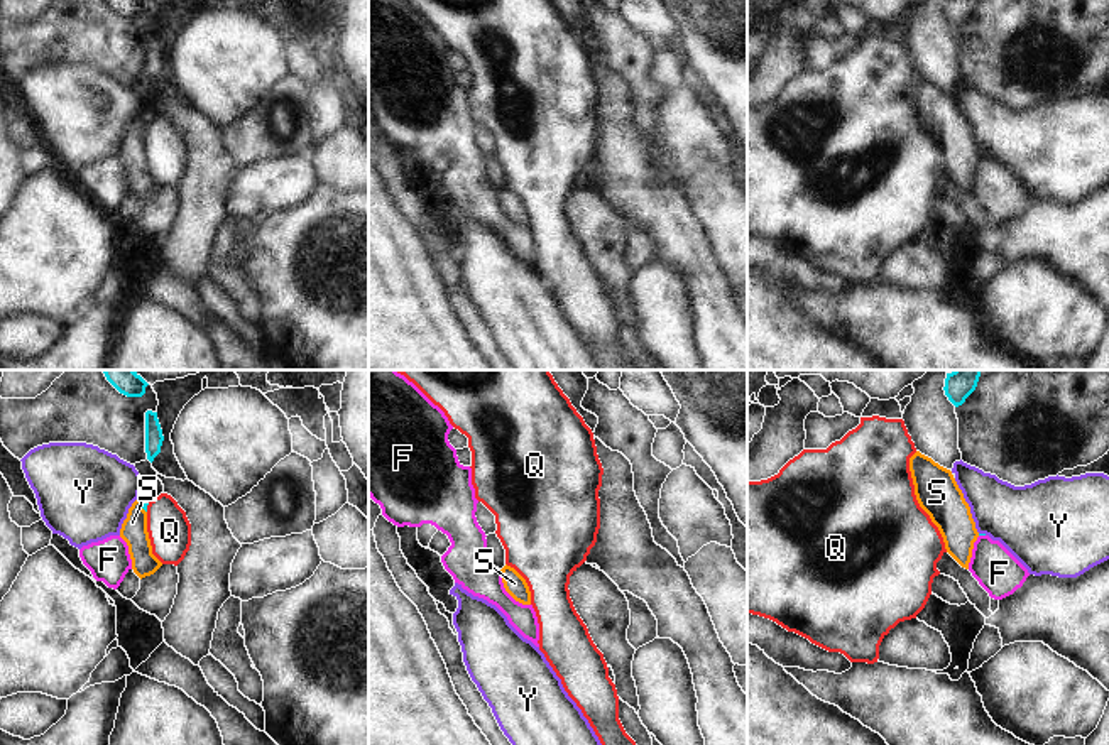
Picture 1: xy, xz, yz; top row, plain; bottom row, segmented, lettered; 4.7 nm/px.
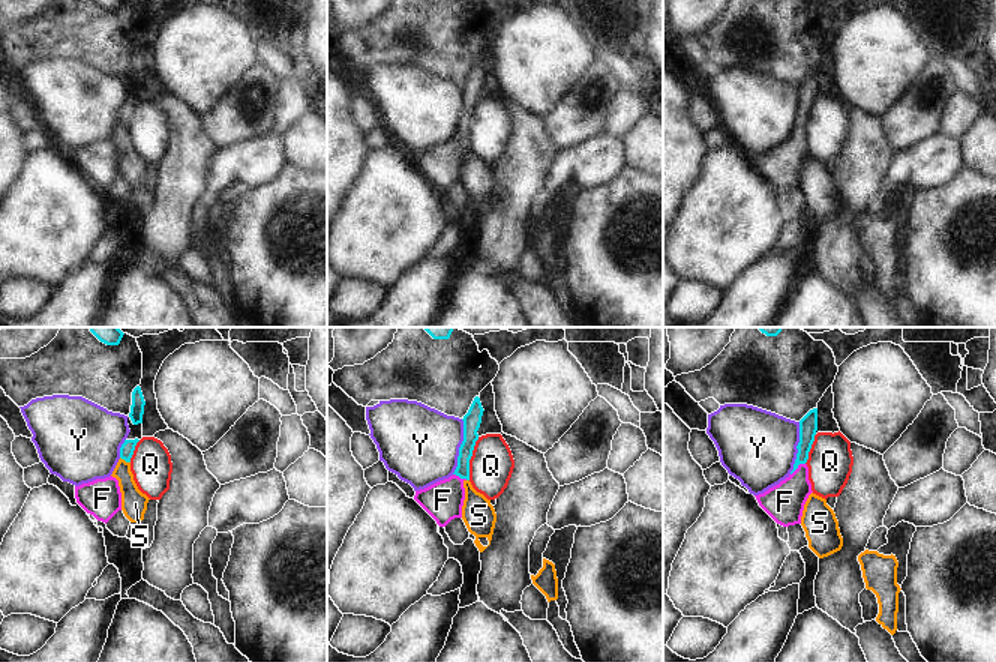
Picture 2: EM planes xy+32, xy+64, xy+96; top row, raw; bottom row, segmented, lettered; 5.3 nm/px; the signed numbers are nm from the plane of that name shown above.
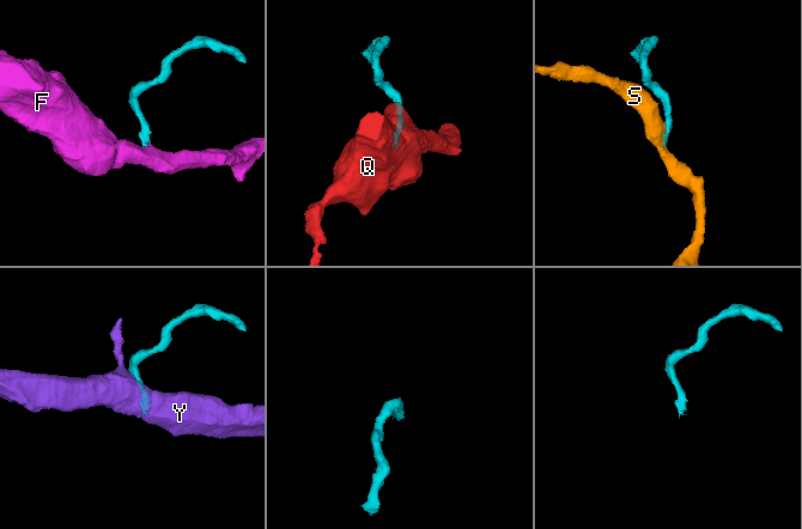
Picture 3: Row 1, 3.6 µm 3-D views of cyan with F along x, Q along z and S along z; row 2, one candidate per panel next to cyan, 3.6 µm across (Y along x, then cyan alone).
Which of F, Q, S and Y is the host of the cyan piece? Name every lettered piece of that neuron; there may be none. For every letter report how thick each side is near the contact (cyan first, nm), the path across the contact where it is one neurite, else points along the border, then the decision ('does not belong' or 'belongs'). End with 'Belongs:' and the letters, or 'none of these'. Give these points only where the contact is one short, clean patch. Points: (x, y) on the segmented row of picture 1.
F: 20 nm thick on the cyan side, 220 nm on the other; runs through yz (979, 534), (983, 534), (984, 549), (999, 573); belongs
Q: 30 nm thick on the cyan side, 200 nm on the other; border along xy (149, 504), (146, 511); does not belong
S: 30 nm thick on the cyan side, 130 nm on the other; border along xy (141, 502), (146, 512); does not belong
Y: 20 nm thick on the cyan side, 360 nm on the other; border along yz (979, 532), (986, 534); does not belong
Belongs: F

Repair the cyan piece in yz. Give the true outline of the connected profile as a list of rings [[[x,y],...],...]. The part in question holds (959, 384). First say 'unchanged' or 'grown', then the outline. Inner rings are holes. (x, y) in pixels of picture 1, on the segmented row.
unchanged | [[[953,370],[945,378],[945,395],[959,407],[975,390],[982,370]]]

